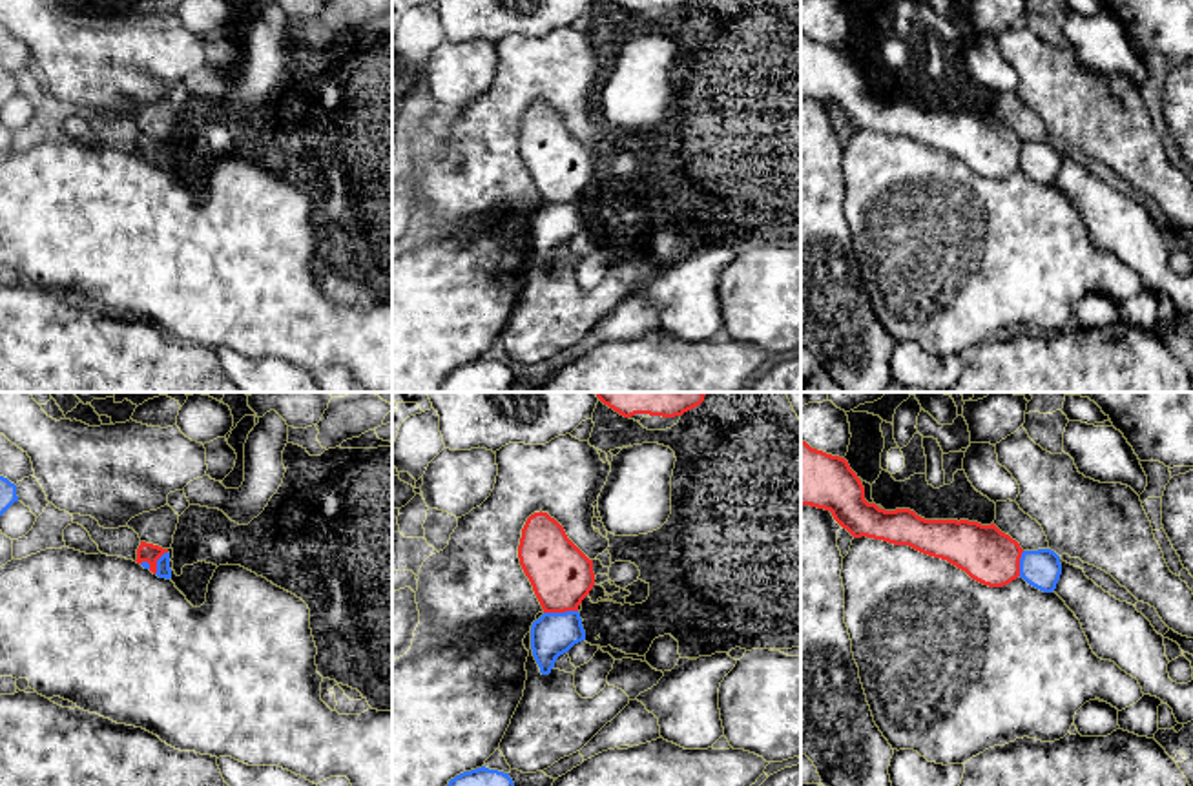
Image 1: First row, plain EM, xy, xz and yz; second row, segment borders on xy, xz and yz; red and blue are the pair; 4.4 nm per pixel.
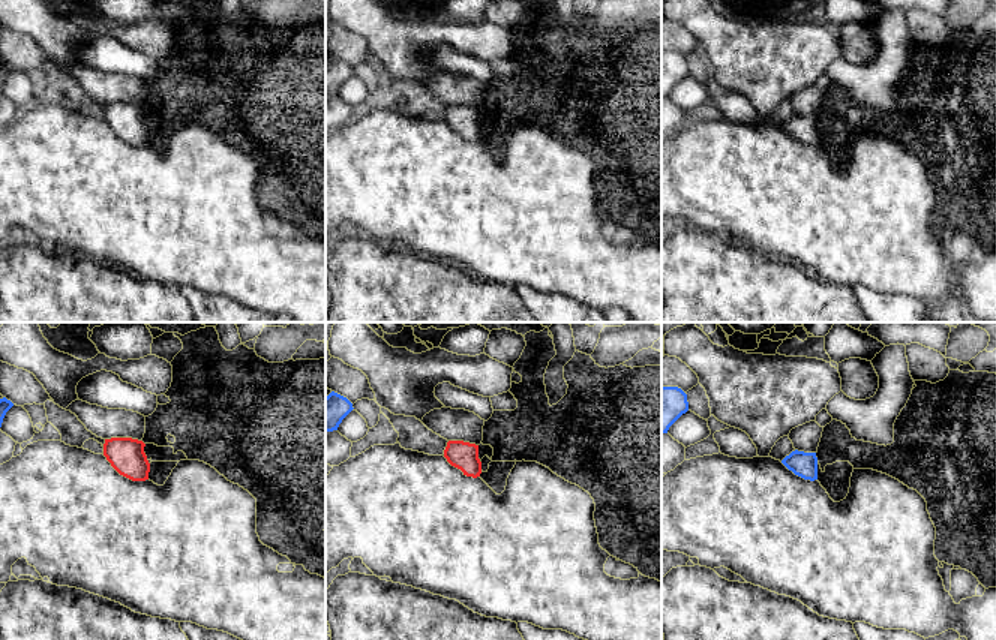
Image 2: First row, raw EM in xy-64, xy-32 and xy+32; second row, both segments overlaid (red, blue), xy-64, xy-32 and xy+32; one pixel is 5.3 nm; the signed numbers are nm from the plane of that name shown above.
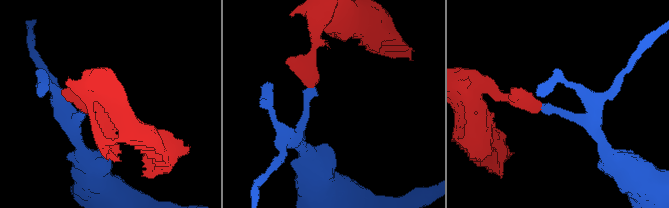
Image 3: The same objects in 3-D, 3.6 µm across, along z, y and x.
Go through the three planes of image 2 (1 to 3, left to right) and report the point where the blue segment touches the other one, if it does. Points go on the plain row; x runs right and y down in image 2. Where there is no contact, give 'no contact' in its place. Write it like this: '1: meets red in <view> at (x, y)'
1: no contact
2: no contact
3: no contact

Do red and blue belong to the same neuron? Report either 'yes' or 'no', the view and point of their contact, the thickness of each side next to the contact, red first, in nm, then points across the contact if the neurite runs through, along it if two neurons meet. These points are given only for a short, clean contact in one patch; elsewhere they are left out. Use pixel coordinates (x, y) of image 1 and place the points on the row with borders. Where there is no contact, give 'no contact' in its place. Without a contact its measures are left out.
no; meets red in xz at (560, 611); 280 nm thick on the red side, 190 nm on the other; border along xz (577, 610), (544, 613)

